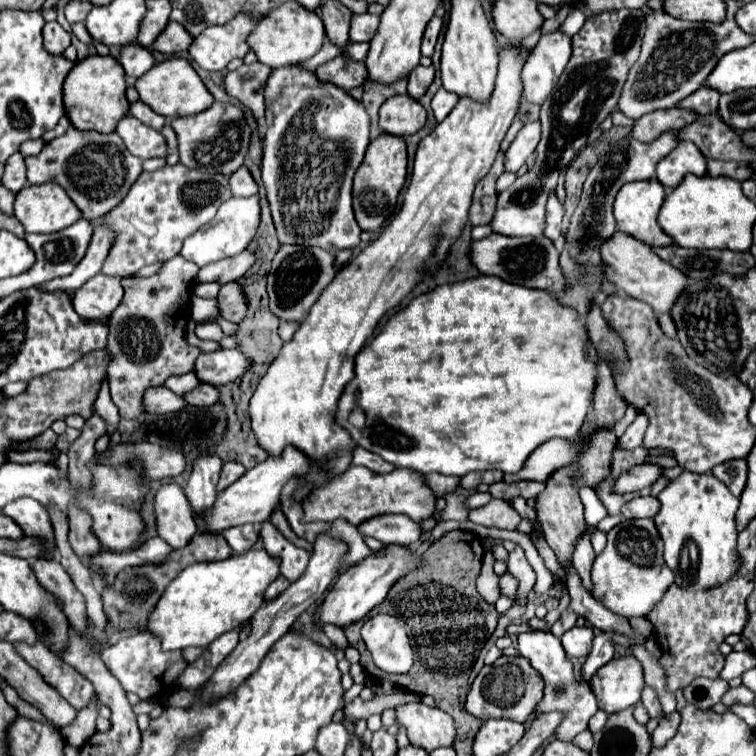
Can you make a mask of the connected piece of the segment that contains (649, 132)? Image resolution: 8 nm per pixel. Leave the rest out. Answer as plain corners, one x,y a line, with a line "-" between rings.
677,107
663,109
663,111
653,111
653,113
647,113
641,119
637,119
633,129
629,131
629,135
631,135
631,139
637,139
641,143
651,143
659,135
663,135
665,131
685,127
695,117
697,115
691,115
691,111
683,111
683,109
677,109

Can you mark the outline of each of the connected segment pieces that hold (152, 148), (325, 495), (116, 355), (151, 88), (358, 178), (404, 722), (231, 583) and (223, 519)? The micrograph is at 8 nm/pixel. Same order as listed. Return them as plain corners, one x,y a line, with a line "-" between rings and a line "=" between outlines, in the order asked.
127,115
117,125
117,135
125,141
125,147
141,159
151,157
167,157
167,141
165,137
155,131
153,127
147,127
139,123
139,119
=
351,465
343,479
335,479
335,483
327,483
307,499
305,505
305,519
307,521
335,521
339,517
347,519
353,525
363,523
363,519
371,519
381,513
403,513
409,515
413,521
425,521
435,513
435,493
425,483
425,477
411,469
395,469
387,475
379,475
367,471
365,467
=
181,255
165,261
161,269
147,277
147,279
133,279
125,277
123,279
123,289
125,297
119,303
119,307
109,315
107,327
109,327
109,337
107,337
107,351
111,353
109,365
107,365
107,379
111,387
111,399
119,409
119,415
123,419
135,419
143,413
143,391
153,385
163,385
167,377
171,375
183,375
193,371
195,359
199,357
199,349
189,345
185,341
185,327
191,317
191,289
193,289
193,279
197,275
199,267
=
179,57
167,59
163,63
155,63
155,67
151,71
147,71
147,75
143,79
135,81
135,89
139,91
139,99
163,117
195,115
195,113
209,109
211,103
215,101
213,95
207,91
205,83
199,79
195,69
191,67
191,63
187,59
179,59
=
383,133
375,141
369,143
365,161
359,167
353,183
353,211
361,229
375,233
379,231
391,215
397,211
399,191
407,177
407,147
403,137
=
421,701
403,703
395,709
397,723
405,727
411,745
423,747
431,753
437,747
451,745
455,739
455,725
451,715
441,709
431,709
=
247,551
231,555
225,561
195,563
183,569
161,595
147,619
151,635
161,639
163,651
185,647
207,647
227,631
237,629
261,607
267,585
279,575
279,563
267,559
267,553
=
287,447
287,451
279,455
279,459
267,457
263,463
253,467
251,471
245,471
245,475
237,479
233,485
217,493
213,507
209,507
207,511
195,513
195,521
197,523
203,521
203,529
211,533
221,533
223,529
245,525
245,523
259,525
263,523
263,519
271,517
271,509
279,507
279,491
283,489
283,483
287,483
291,475
299,475
299,471
307,471
307,459
303,459
303,455
295,451
295,447

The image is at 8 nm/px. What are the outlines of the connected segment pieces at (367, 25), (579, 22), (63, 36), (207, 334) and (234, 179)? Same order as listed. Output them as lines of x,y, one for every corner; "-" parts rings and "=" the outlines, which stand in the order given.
363,13
363,15
353,15
351,17
355,23
351,25
352,42
370,42
377,31
379,25
379,17
371,15
371,13
=
575,5
575,7
571,9
571,13
569,13
569,17
565,19
565,23
561,25
561,29
567,31
567,33
573,37
573,35
583,27
585,19
587,19
587,15
583,13
583,7
577,7
577,5
=
51,21
51,23
45,23
43,27
43,41
49,53
61,55
71,43
71,33
67,33
57,21
=
205,323
205,325
197,325
195,329
199,339
211,339
211,341
219,341
223,337
223,331
217,323
=
239,167
231,177
229,177
229,187
233,197
251,197
257,195
257,183
253,181
251,173
247,167

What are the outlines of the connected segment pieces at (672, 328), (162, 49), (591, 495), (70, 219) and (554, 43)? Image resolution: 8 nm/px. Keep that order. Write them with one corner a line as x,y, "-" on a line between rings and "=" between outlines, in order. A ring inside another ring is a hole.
670,313
663,314
659,319
659,325
662,331
669,337
674,338
677,335
677,329
=
169,21
163,35
159,35
159,39
153,43
153,49
157,49
159,53
165,53
165,55
173,55
173,53
187,51
191,43
193,43
193,37
191,37
191,33
185,31
185,27
181,23
=
582,488
579,496
585,508
585,520
590,526
596,527
599,521
608,515
607,510
592,488
=
57,183
23,187
15,195
13,209
25,233
55,233
83,217
65,189
=
561,29
541,35
521,73
525,83
523,97
531,103
543,103
543,99
547,99
555,83
559,81
559,75
563,73
563,67
569,63
569,57
569,35
565,35

